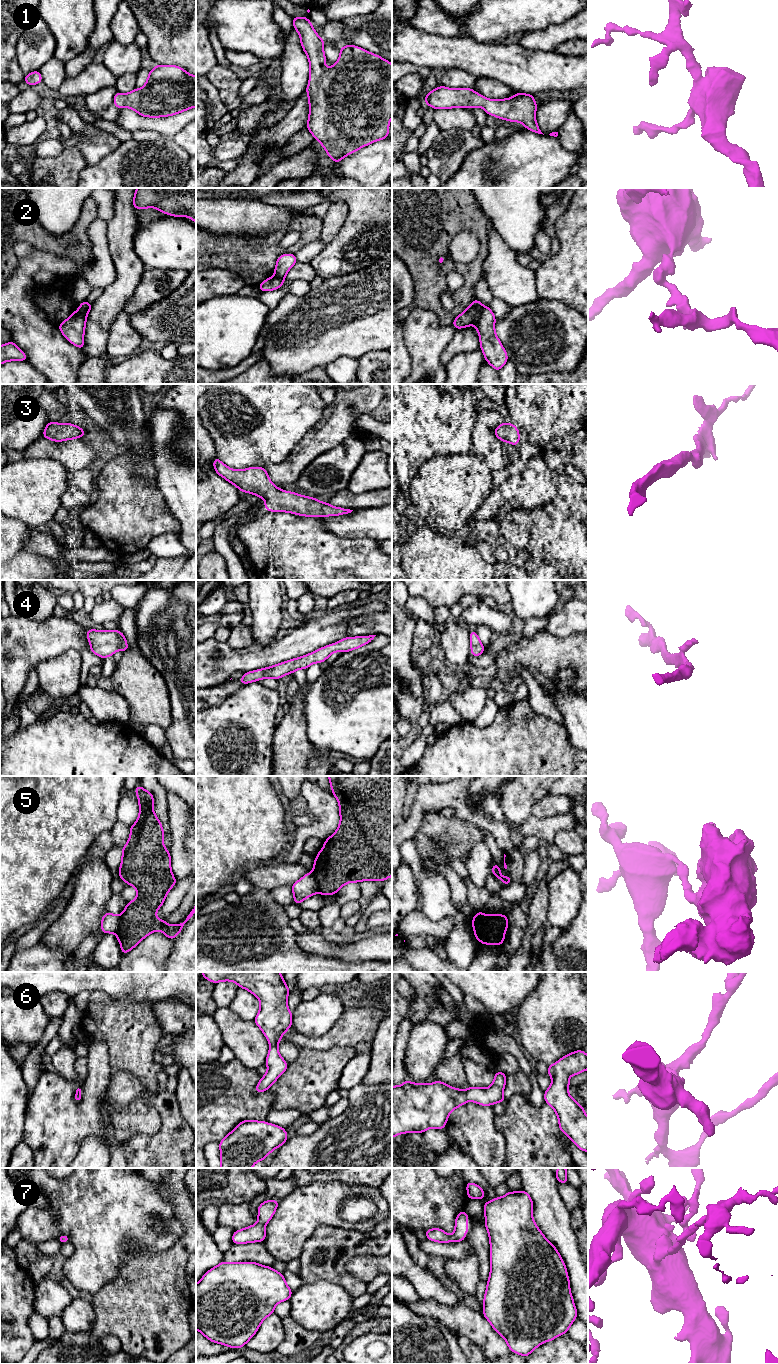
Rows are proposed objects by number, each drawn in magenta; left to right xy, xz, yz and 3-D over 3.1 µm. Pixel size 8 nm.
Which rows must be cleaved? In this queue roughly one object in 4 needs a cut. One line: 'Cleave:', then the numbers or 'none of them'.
Cleave: 2, 5

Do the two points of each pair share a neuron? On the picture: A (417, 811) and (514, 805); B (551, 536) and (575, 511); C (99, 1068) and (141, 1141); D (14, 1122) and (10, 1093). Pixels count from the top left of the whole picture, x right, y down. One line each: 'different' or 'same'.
A: different
B: same
C: different
D: same

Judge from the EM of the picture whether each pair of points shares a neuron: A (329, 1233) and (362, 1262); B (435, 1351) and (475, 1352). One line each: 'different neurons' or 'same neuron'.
A: different neurons
B: different neurons

